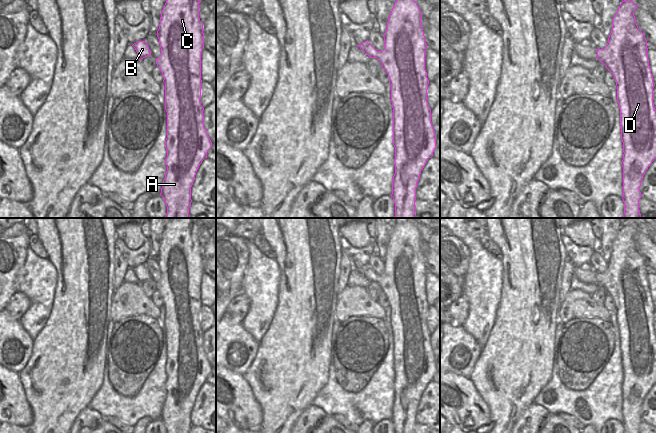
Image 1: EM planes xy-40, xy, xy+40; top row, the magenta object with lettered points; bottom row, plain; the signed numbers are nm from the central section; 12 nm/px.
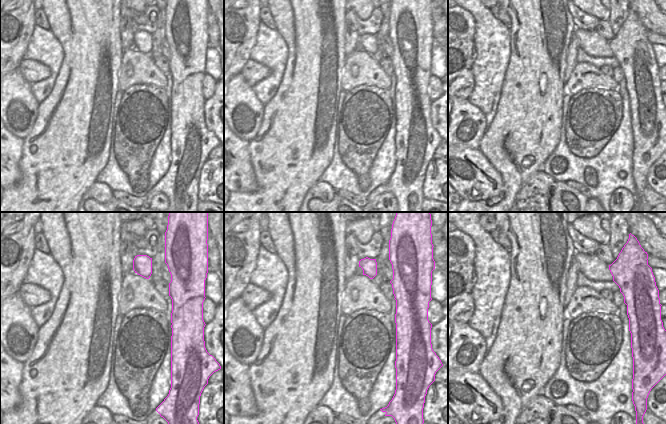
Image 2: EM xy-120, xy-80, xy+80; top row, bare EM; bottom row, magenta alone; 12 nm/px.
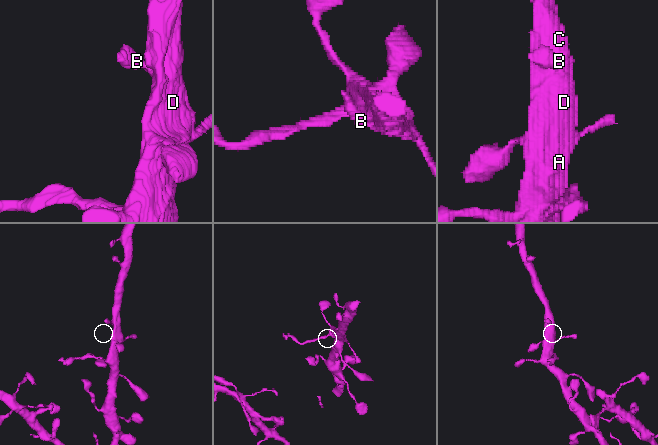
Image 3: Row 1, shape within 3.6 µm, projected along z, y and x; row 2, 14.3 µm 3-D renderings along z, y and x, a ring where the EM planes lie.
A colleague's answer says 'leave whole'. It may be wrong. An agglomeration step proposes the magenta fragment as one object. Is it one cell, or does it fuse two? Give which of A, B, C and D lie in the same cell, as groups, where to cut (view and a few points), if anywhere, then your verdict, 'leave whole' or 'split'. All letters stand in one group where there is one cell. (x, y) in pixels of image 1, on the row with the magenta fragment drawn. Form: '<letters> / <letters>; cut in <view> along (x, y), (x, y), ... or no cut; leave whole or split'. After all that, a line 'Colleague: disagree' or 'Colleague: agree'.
A B C D; no cut; leave whole
Colleague: agree

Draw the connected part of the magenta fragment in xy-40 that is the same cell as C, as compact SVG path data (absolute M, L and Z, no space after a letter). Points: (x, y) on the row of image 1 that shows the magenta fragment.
M167 0L157 31L161 54L156 58L156 64L164 78L167 112L167 172L160 193L167 206L165 218L190 217L191 187L200 164L207 158L207 152L212 146L204 127L204 108L200 102L201 52L204 49L203 23L199 18L200 2L201 0Z

